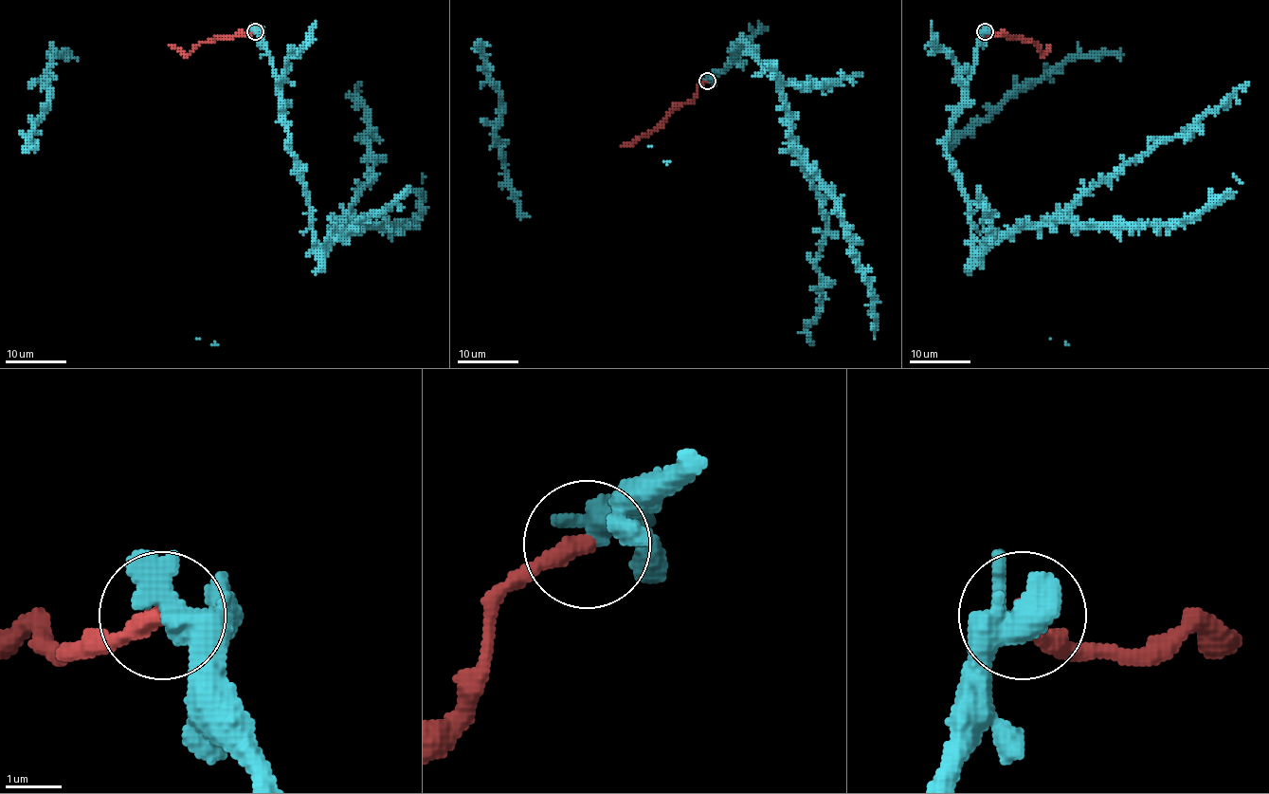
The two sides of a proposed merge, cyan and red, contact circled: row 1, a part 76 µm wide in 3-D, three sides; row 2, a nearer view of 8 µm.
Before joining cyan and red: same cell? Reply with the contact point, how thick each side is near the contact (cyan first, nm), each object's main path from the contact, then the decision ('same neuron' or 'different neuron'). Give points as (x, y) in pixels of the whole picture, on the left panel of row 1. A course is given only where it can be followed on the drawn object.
at (255, 31); 340 nm thick on the cyan side, 340 nm on the other; cyan runs (255, 30), (277, 81), (319, 249), (374, 163), (365, 142), (368, 108), (355, 95), (360, 83); red runs (255, 30), (245, 35), (215, 37), (188, 53), (170, 45); different neuron

